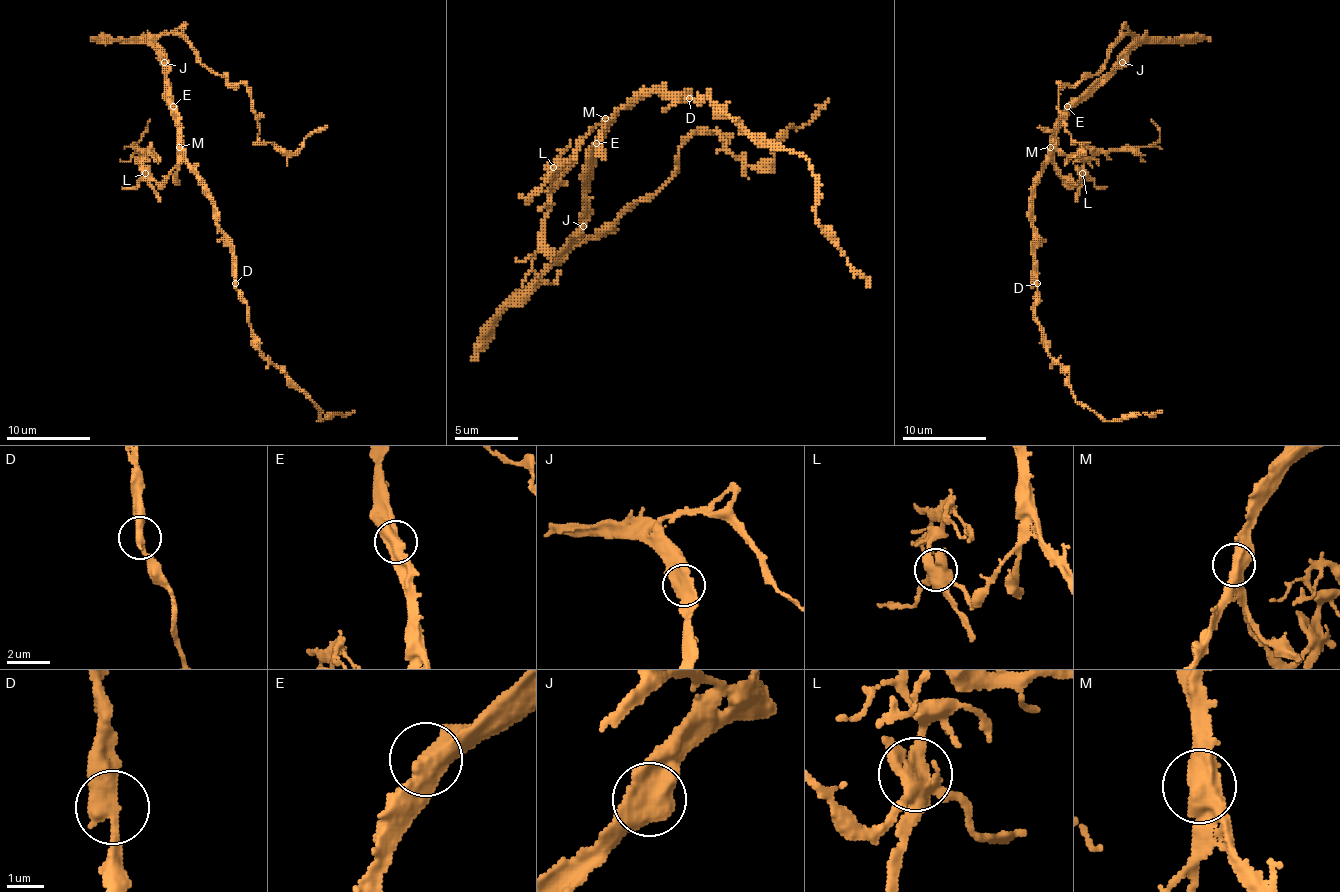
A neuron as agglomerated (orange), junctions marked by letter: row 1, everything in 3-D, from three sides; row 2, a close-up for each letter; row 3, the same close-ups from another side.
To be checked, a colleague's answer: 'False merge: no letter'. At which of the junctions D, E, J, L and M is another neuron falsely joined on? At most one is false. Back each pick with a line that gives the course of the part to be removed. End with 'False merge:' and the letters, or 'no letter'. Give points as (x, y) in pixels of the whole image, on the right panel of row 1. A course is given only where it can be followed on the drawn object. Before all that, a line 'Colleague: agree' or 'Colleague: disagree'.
Colleague: disagree
L: Course of the part to remove: (1082, 174), (1084, 163), (1098, 153), (1151, 147), (1160, 138), (1160, 130), (1151, 119)
False merge: L

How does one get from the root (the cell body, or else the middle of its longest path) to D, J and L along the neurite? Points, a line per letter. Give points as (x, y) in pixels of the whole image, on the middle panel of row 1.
D: (605, 131), (605, 124), (621, 108), (640, 96), (659, 92), (688, 99)
J: (605, 131), (605, 137), (592, 156), (592, 175), (586, 185), (586, 223), (583, 226)
L: (605, 131), (602, 124), (596, 124), (580, 140), (576, 150), (564, 163), (554, 166)

